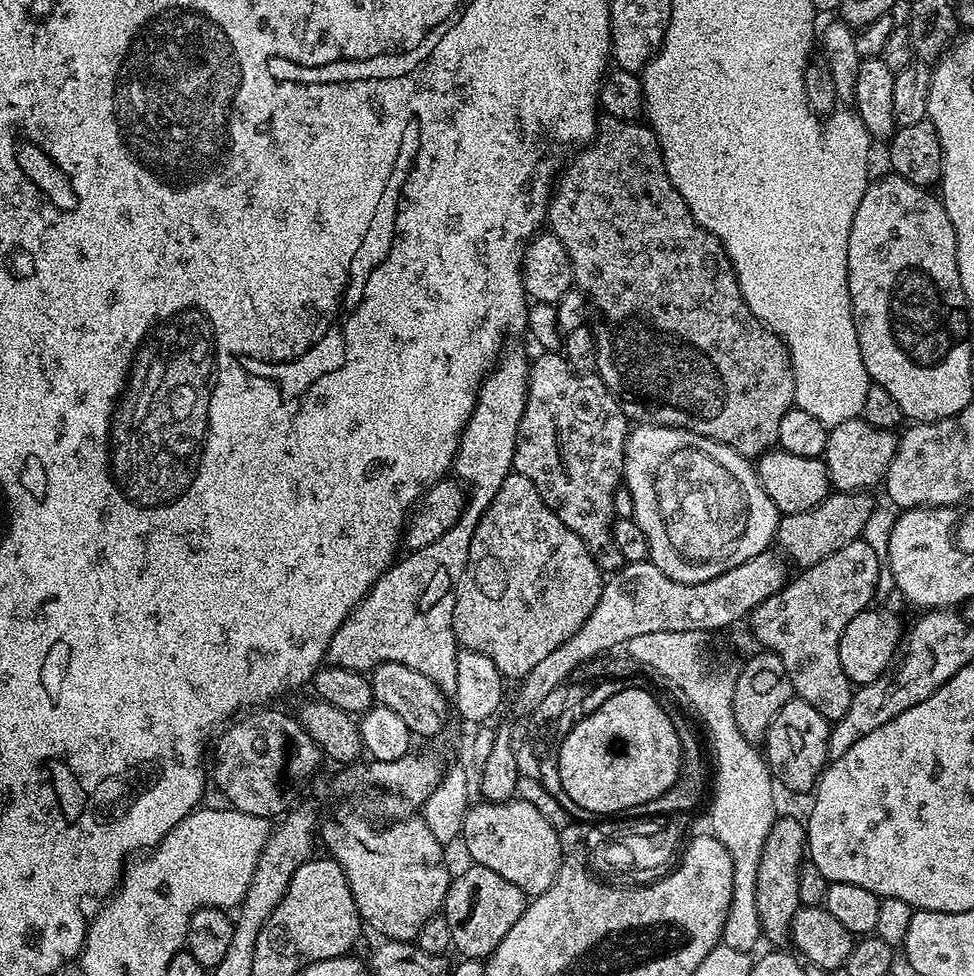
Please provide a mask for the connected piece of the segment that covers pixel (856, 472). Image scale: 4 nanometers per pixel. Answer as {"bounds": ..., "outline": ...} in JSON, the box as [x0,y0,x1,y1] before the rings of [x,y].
{"bounds":[822,418,898,492],"outline":[[[863,418],[831,425],[822,457],[828,468],[828,483],[838,492],[868,492],[888,473],[896,453],[898,436],[891,428],[870,426]]]}

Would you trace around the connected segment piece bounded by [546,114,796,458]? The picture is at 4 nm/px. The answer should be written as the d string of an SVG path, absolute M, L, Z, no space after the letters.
M604 114L599 117L596 135L579 149L576 157L563 165L558 179L555 181L552 195L548 198L547 227L566 246L566 254L572 263L572 283L585 296L591 311L596 312L596 349L598 362L596 372L604 380L605 386L615 389L616 372L620 375L618 396L624 411L633 421L646 424L661 424L671 428L685 428L699 436L710 438L719 444L733 448L740 456L759 458L766 452L773 451L778 445L778 426L782 422L782 414L794 407L794 370L792 360L788 357L788 347L779 336L775 336L769 328L755 320L740 293L736 281L736 272L732 269L730 258L719 238L708 232L696 222L690 214L682 194L670 182L666 174L666 166L662 158L662 150L658 138L653 134L647 123L635 120L623 120Z

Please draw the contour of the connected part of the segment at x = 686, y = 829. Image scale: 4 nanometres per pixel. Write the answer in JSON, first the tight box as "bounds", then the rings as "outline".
{"bounds":[560,811,706,892],"outline":[[[689,811],[659,818],[624,818],[621,824],[604,824],[600,829],[591,828],[588,822],[570,823],[560,832],[560,864],[576,860],[584,880],[596,884],[596,888],[608,888],[608,892],[648,892],[648,888],[660,888],[664,880],[672,880],[684,868],[692,844],[706,834],[705,817],[696,815]]]}

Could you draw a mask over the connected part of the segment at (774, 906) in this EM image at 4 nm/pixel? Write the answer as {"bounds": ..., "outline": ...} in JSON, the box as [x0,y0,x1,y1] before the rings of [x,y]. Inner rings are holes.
{"bounds":[758,815,808,945],"outline":[[[781,815],[774,822],[770,834],[766,834],[766,844],[762,846],[762,862],[758,862],[758,918],[765,937],[773,940],[773,945],[789,939],[790,925],[794,914],[801,908],[798,896],[800,869],[806,860],[808,833],[803,819]]]}

